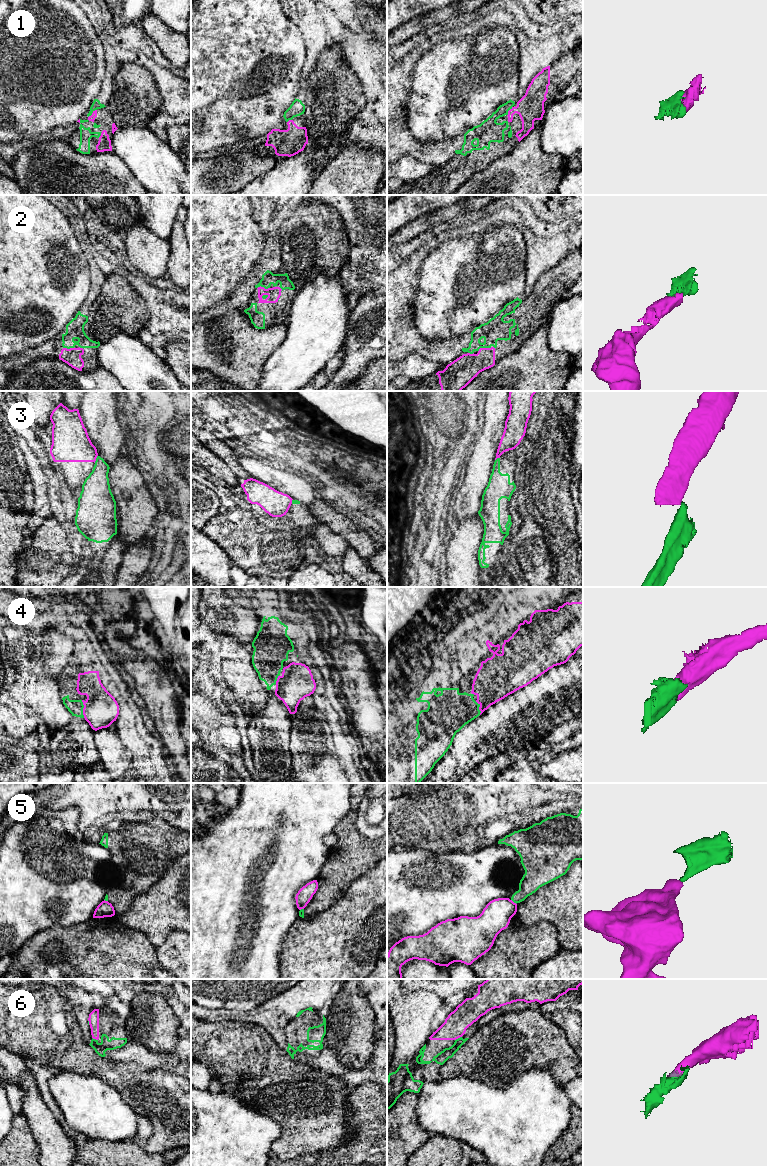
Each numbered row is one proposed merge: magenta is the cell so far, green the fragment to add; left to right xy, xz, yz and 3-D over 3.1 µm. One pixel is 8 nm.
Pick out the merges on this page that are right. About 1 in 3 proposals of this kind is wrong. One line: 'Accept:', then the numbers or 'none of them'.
Accept: 1, 2, 4, 6

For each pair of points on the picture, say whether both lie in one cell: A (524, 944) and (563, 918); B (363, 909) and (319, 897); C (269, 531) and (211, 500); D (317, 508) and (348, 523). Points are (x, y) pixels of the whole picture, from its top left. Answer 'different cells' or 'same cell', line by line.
A: different cells
B: different cells
C: different cells
D: same cell

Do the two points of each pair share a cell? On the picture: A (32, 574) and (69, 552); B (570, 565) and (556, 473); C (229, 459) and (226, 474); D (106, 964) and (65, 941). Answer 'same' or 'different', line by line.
A: same
B: same
C: different
D: same

